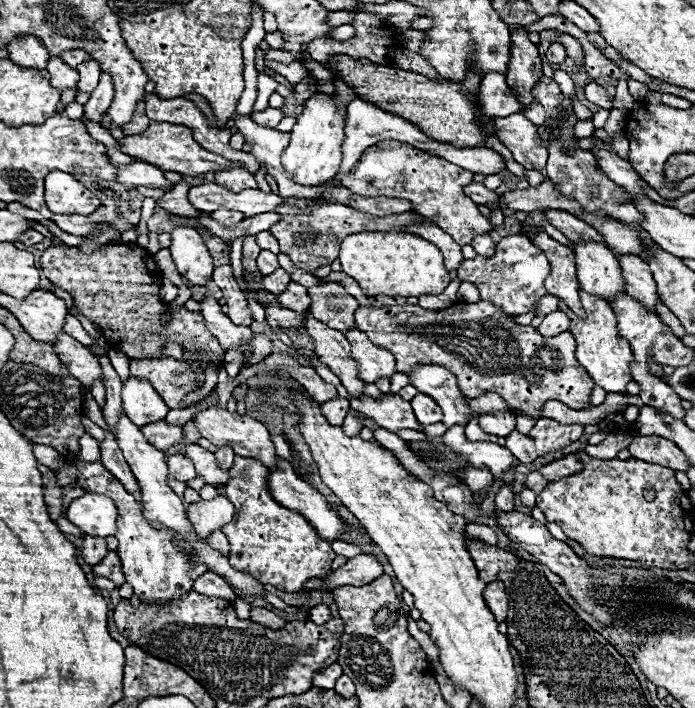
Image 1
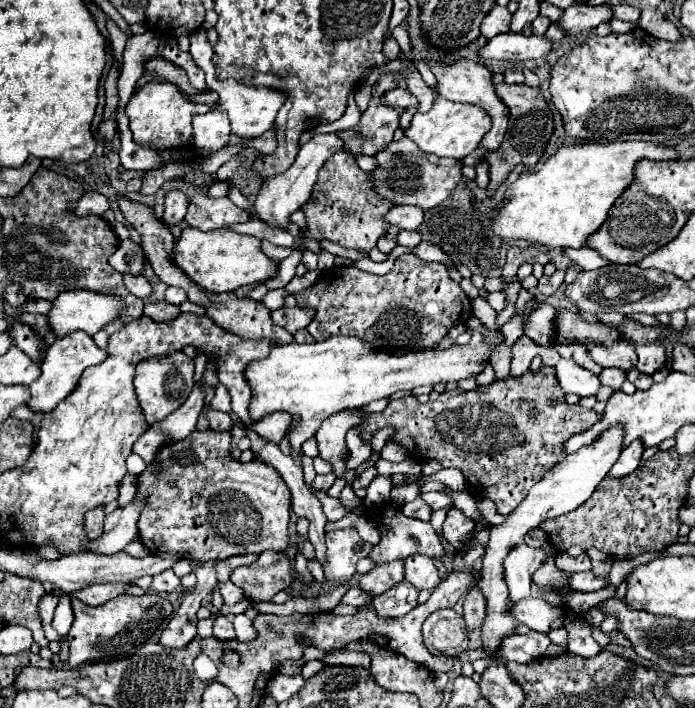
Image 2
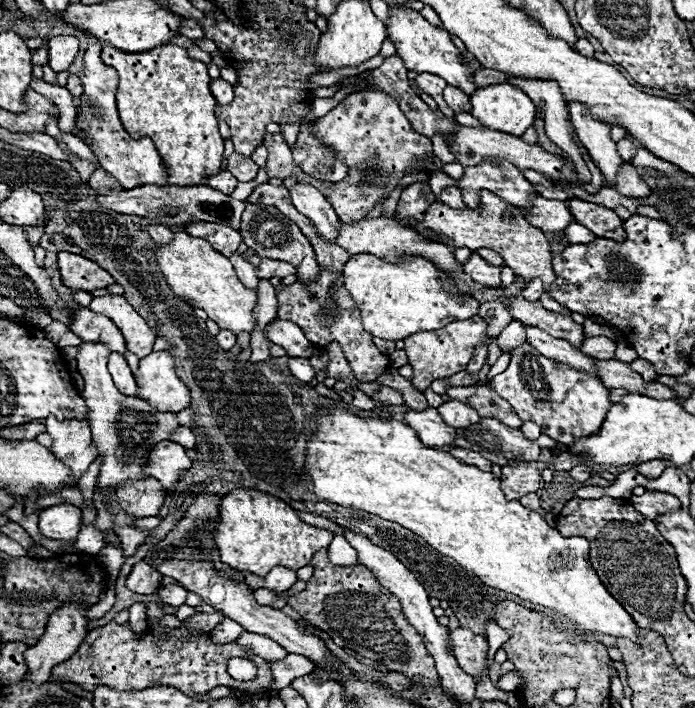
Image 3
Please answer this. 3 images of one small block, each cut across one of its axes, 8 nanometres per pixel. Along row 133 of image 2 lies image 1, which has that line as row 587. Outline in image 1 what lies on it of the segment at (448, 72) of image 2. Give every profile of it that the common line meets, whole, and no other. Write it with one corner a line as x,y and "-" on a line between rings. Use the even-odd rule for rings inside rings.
490,582
490,610
498,622
504,622
508,616
508,594
504,582

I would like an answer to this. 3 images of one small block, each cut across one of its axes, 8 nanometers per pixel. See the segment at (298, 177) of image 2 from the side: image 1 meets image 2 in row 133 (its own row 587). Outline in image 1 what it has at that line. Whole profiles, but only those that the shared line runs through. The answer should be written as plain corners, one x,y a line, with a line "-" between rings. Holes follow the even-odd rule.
360,554
356,558
350,558
342,568
330,570
330,574
324,578
324,582
330,588
338,586
364,586
364,582
372,582
372,578
378,578
384,574
384,564
378,558
372,558
370,554

